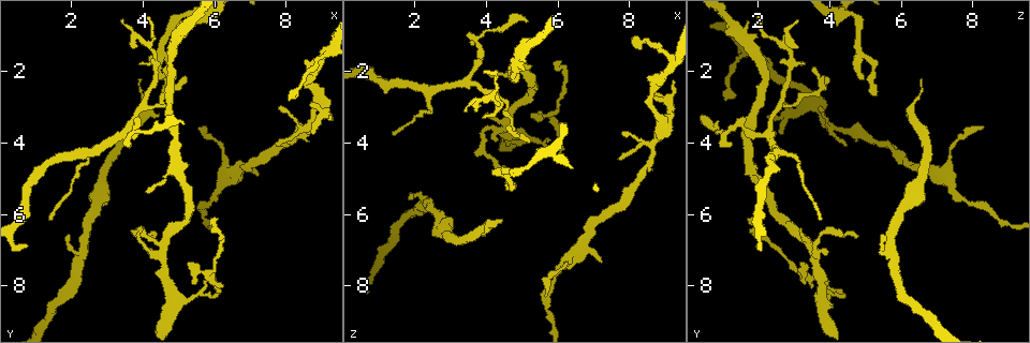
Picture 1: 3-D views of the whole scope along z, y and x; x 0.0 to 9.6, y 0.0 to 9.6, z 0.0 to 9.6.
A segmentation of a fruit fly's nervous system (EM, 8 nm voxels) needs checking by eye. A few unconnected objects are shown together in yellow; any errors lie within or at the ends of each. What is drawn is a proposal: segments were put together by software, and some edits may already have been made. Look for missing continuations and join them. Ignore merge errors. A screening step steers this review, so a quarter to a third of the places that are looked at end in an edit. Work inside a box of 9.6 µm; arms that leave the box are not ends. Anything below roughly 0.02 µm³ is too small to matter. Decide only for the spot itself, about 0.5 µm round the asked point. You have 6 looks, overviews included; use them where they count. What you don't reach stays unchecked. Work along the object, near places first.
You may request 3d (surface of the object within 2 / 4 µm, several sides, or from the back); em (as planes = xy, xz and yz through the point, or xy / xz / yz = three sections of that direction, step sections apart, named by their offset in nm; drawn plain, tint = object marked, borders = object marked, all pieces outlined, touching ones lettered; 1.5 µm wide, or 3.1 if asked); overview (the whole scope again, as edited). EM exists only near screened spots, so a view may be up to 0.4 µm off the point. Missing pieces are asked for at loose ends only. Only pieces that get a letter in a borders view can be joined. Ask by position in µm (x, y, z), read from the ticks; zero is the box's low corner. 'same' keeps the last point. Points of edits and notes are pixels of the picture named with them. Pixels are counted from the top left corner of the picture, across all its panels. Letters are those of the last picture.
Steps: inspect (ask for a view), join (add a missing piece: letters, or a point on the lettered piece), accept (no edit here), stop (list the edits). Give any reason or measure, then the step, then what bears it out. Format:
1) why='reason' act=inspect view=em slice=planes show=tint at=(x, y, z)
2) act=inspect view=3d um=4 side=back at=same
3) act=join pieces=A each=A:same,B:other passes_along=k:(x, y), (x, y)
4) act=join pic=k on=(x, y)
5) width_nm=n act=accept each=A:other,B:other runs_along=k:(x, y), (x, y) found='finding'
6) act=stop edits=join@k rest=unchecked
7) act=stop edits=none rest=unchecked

act=inspect view=3d um=2 at=(1.85, 6.60, 5.55)

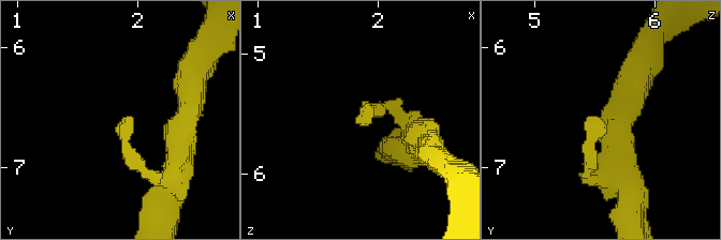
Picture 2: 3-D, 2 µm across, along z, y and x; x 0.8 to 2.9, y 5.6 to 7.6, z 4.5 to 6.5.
act=inspect view=em slice=yz step=4 show=tint at=(1.86, 6.58, 5.56)

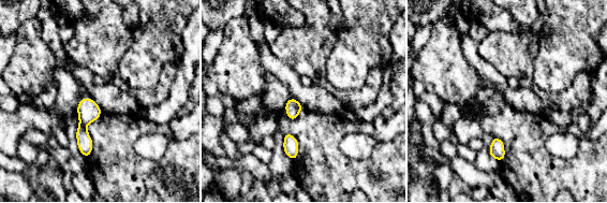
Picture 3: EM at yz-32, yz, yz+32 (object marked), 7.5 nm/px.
why='another direction' act=inspect view=em slice=planes show=borders at=same

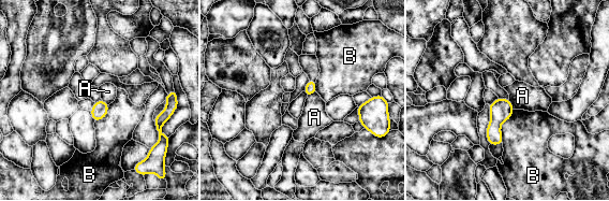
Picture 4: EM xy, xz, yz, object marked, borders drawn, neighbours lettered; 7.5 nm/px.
act=accept each=A:other,B:other border=4:(509, 99), (514, 109) found='no lettered piece goes on from it'

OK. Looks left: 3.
why='an open end' act=inspect view=3d um=4 at=(4.45, 3.20, 6.20)

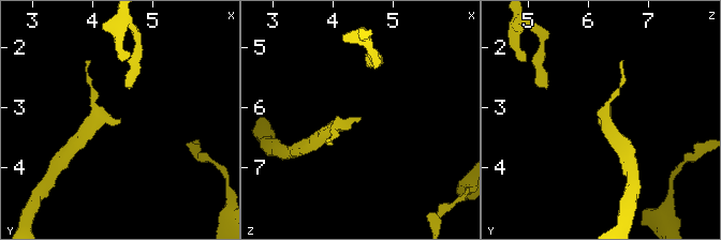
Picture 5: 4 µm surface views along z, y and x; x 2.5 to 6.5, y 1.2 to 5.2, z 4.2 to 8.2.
act=inspect view=em slice=planes show=borders at=(4.45, 3.25, 6.15)

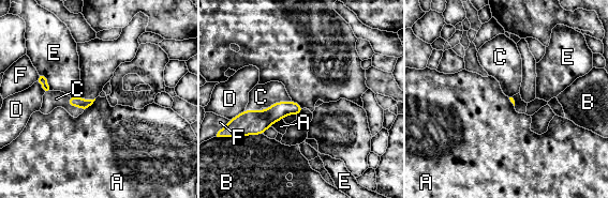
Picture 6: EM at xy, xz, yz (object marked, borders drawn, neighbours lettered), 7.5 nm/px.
longest_contact=B:200nm act=join pieces=C each=A:other,B:other,C:same,D:other,E:other,F:other passes_along=6:(73, 101), (74, 107), (56, 98) found='it goes on there'

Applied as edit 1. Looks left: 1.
why='tapers out' act=inspect view=em slice=planes show=borders at=(5.25, 2.25, 4.05)

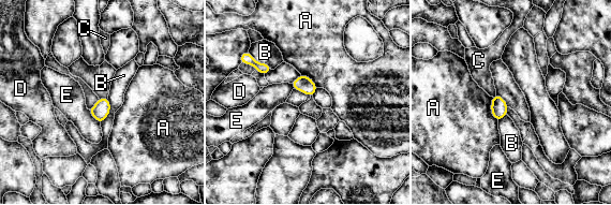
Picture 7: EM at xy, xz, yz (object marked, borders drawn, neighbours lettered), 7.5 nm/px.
act=accept each=A:other,B:other,C:other,D:other,E:other found='none of them fits'

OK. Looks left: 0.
act=stop edits=join@6 rest=unchecked

